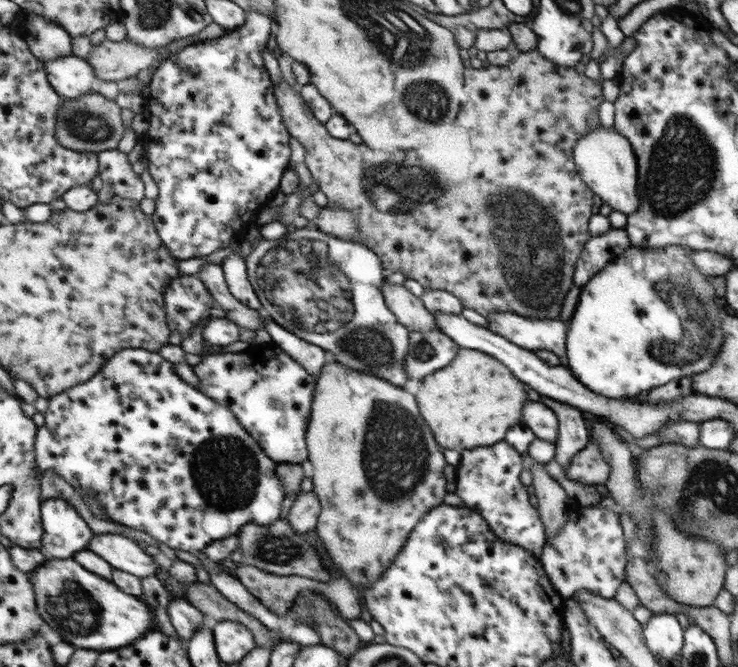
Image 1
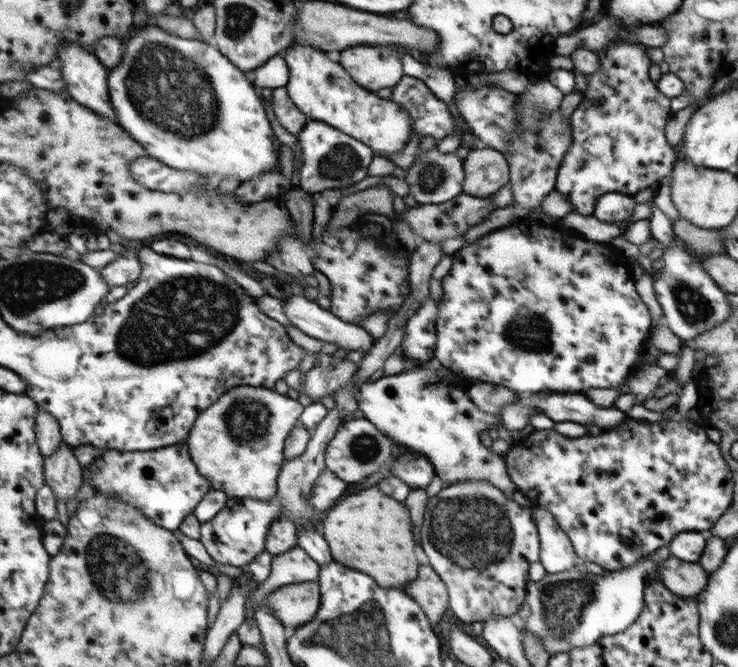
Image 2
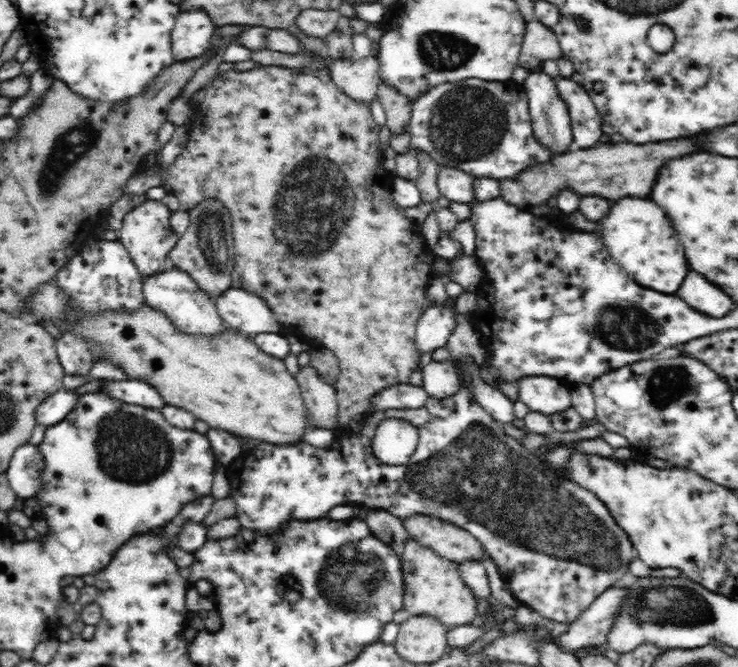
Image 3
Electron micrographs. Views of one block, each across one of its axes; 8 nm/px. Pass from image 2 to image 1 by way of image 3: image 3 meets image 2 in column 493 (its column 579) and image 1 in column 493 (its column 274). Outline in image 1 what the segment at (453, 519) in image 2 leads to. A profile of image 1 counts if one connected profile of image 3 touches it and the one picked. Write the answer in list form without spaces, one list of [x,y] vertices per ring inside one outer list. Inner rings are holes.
[[[502,441],[472,450],[461,449],[460,453],[460,466],[455,472],[455,493],[462,500],[463,506],[481,513],[496,536],[501,537],[503,541],[525,548],[540,557],[547,540],[545,523],[541,519],[540,510],[530,506],[526,486],[520,480],[520,473],[524,470],[520,452]]]

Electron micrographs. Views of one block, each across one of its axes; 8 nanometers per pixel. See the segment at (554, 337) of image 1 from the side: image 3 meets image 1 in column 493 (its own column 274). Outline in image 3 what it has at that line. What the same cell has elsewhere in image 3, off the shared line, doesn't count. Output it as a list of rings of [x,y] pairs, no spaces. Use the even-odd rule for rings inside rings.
[[[231,287],[214,302],[219,315],[230,329],[236,329],[251,337],[264,332],[283,333],[285,327],[256,293]]]

